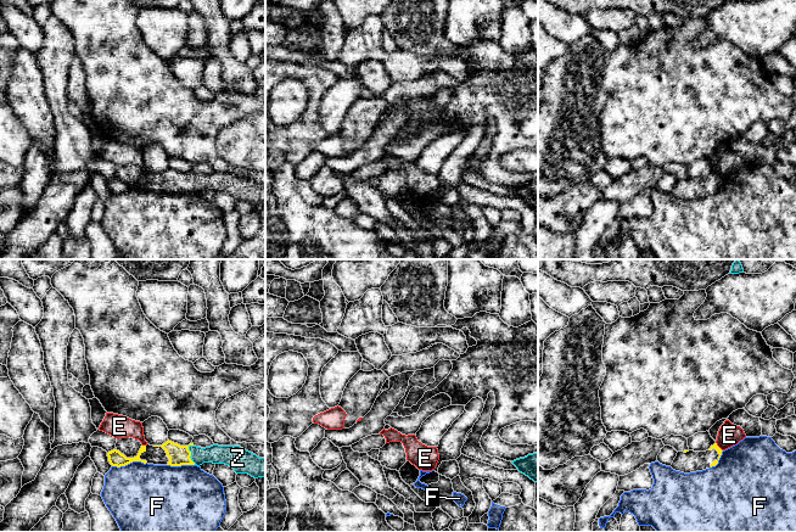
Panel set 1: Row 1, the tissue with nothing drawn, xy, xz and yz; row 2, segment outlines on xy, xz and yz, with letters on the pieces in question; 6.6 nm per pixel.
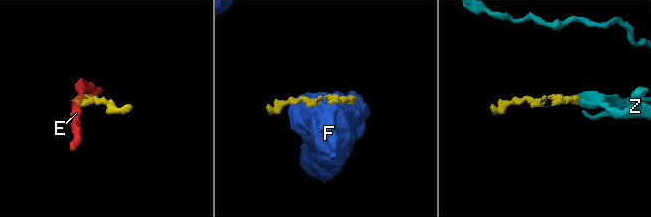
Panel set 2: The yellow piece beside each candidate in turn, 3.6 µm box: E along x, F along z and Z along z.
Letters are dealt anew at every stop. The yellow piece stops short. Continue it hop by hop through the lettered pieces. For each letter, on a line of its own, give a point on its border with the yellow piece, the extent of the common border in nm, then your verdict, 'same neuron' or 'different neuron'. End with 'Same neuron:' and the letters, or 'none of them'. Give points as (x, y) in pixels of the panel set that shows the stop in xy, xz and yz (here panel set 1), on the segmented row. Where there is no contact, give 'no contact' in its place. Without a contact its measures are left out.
E: yz (718, 447) | 80 nm | different neuron
F: xy (129, 463) | 240 nm | different neuron
Z: xy (190, 454) | 140 nm | same neuron
Same neuron: Z

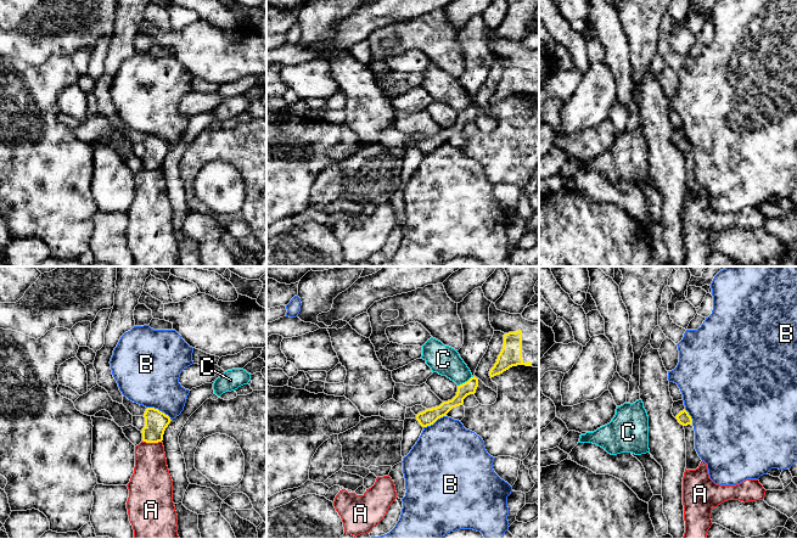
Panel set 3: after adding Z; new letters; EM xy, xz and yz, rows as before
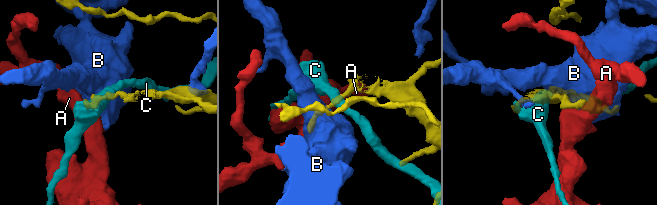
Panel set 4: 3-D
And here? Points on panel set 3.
A: xy (152, 442) | 120 nm | different neuron
B: xy (158, 410) | 180 nm | different neuron
C: xz (465, 382) | 130 nm | different neuron
Same neuron: none of them

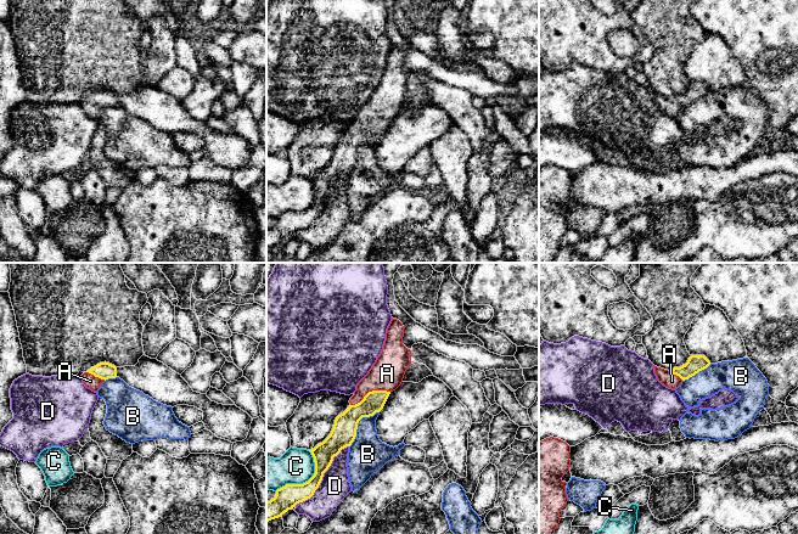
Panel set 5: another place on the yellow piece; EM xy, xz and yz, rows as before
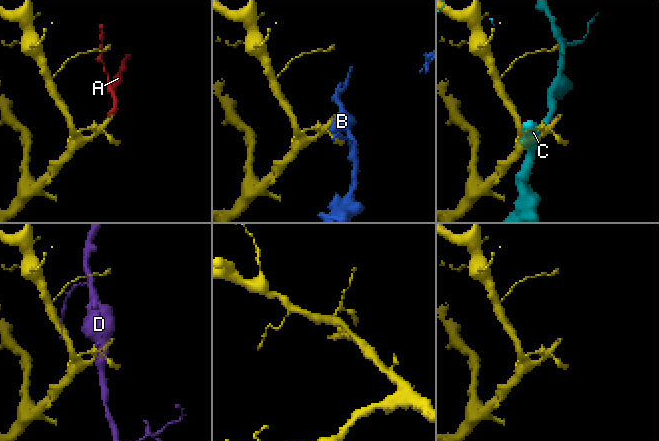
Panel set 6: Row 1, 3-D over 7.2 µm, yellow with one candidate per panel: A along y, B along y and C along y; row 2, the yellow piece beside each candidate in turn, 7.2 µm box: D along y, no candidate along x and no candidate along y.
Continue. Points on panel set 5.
A: xz (370, 392) | 280 nm | same neuron
B: xz (358, 422) | 320 nm | different neuron
C: xz (305, 482) | 360 nm | different neuron
D: xz (321, 478) | 550 nm | different neuron
Same neuron: A

